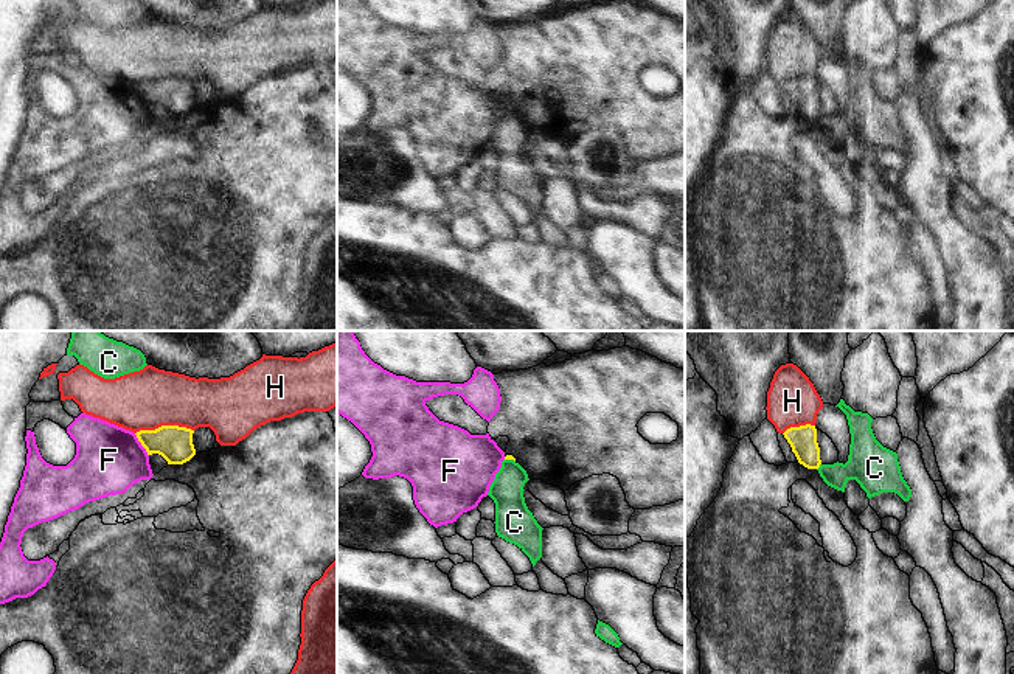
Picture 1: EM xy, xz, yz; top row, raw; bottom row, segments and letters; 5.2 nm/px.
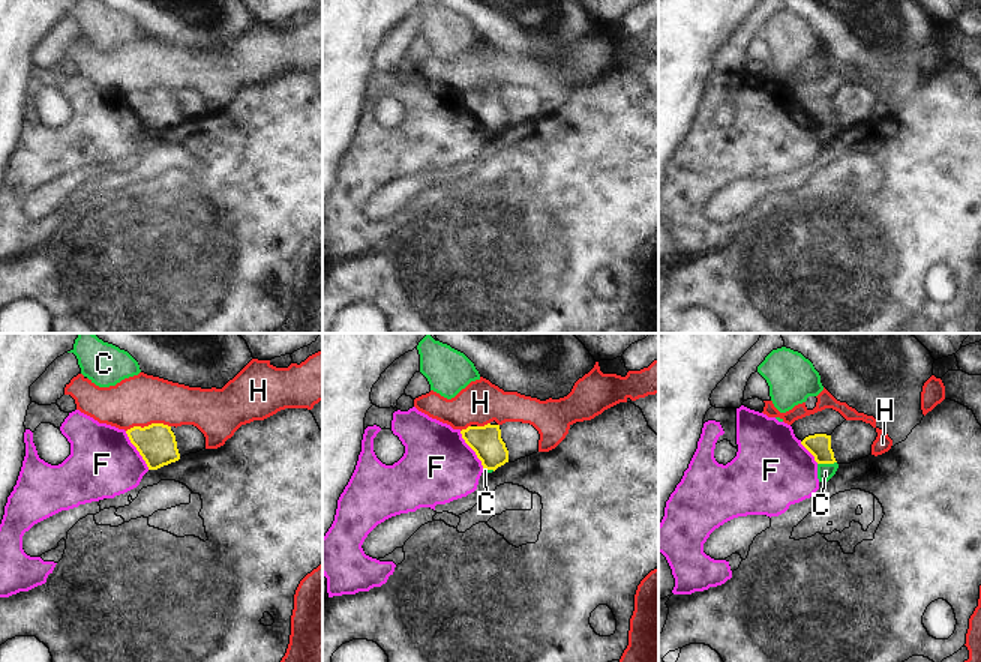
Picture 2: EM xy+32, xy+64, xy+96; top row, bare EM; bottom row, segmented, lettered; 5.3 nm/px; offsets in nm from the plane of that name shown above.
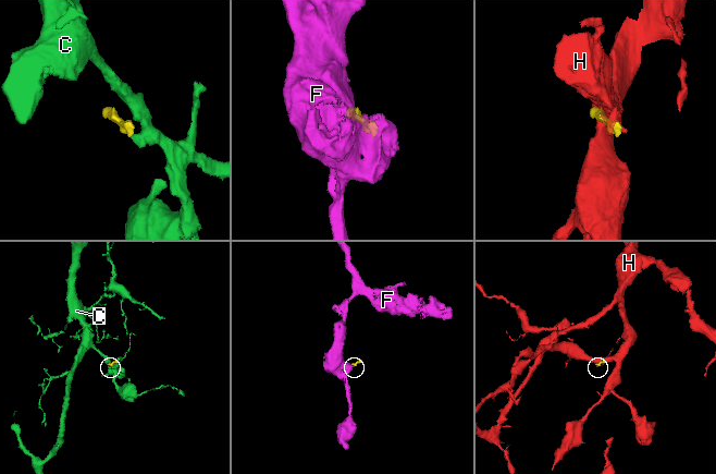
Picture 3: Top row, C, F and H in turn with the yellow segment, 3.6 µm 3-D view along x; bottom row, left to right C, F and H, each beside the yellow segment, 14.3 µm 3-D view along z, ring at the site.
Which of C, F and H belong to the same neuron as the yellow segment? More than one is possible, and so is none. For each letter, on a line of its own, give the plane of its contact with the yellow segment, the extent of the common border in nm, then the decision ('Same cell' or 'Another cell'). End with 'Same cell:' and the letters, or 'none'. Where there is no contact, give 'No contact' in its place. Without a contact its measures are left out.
C: Touches yellow in yz. Shared border 40 nm. Another cell
F: Touches yellow in xy. Shared border 140 nm. Another cell
H: Touches yellow in xy. Shared border 300 nm. Another cell
Same cell: none

